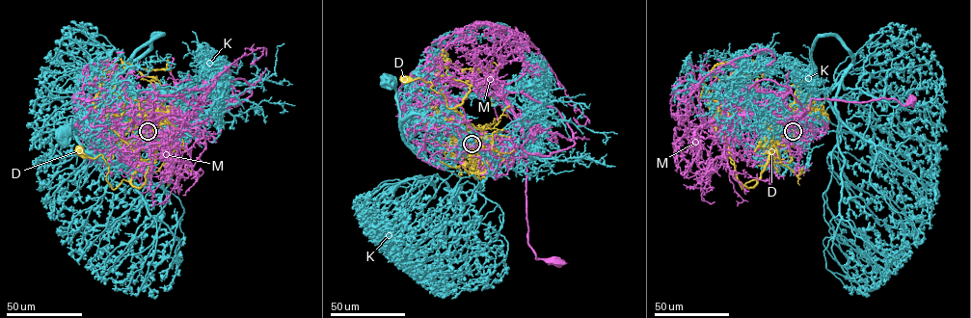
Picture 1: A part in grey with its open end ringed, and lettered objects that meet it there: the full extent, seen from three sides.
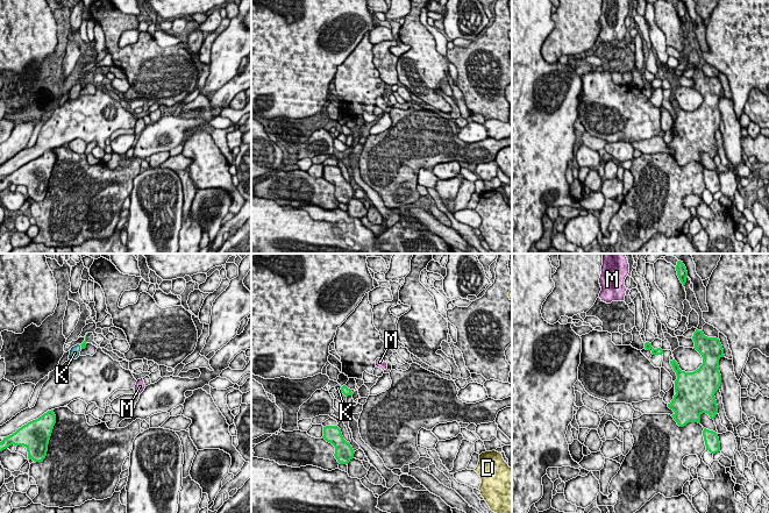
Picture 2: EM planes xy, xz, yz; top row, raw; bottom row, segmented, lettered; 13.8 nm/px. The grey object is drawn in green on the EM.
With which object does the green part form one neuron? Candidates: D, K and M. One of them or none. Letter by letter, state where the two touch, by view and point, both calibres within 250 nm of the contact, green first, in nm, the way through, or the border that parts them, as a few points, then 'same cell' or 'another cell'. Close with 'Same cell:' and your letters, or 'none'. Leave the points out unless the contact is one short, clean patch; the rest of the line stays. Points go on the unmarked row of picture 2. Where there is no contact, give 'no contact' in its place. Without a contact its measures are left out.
D: no contact; another cell
K: meets green in xz at (341, 128); 120 nm thick on the green side, 90 nm on the other; border along xz (342, 126), (340, 130); another cell
M: no contact; another cell
Same cell: none

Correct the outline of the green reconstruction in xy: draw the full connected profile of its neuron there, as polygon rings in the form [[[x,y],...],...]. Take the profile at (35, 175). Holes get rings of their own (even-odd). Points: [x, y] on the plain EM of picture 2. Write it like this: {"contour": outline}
{"contour": [[[48,150],[36,159],[28,162],[12,174],[0,181],[0,191],[9,185],[23,185],[27,187],[28,198],[43,201],[47,195],[49,179],[56,163],[54,150]]]}

